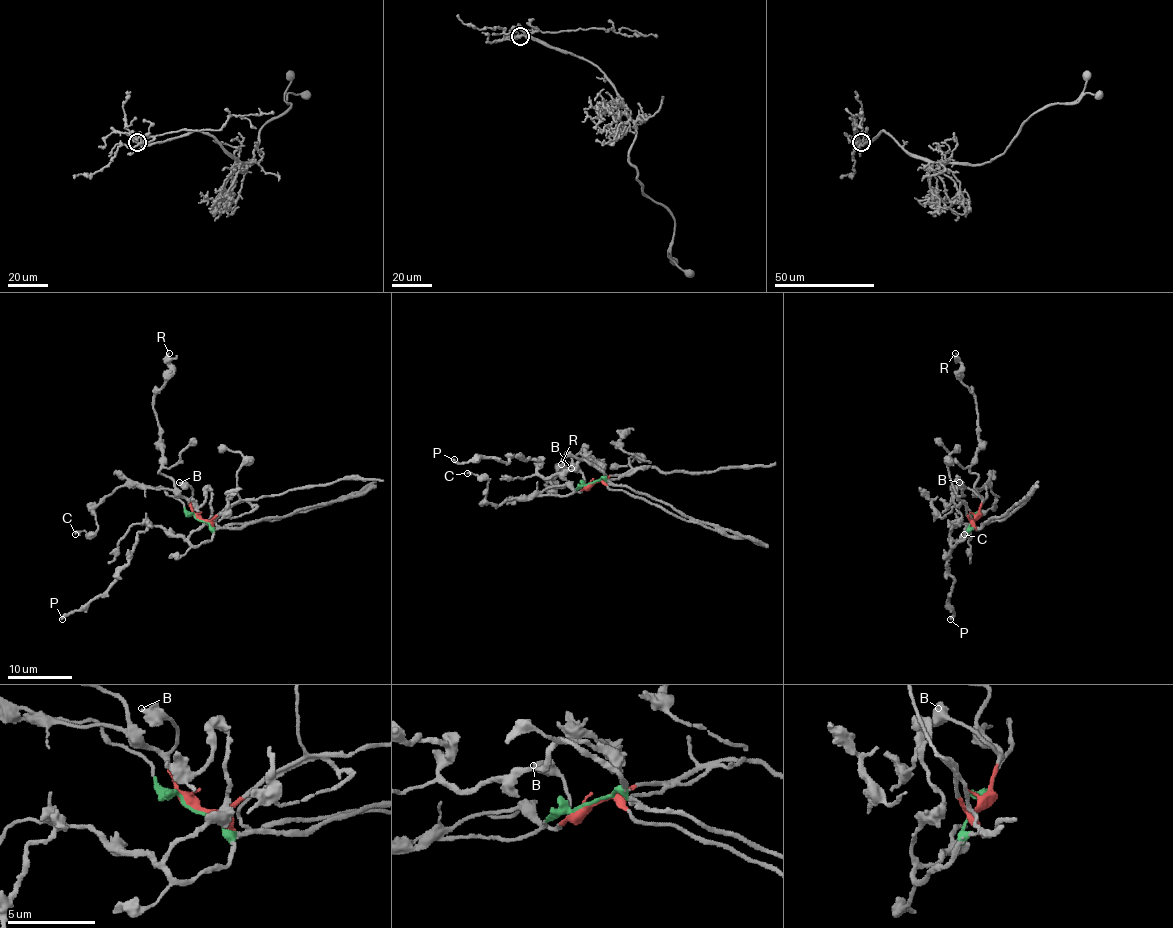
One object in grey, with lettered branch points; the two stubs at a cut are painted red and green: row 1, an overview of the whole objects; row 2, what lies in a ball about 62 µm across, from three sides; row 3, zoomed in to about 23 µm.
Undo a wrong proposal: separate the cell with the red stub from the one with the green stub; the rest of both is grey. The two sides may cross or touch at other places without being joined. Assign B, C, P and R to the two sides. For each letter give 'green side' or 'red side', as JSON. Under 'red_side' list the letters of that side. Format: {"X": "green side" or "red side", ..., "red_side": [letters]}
{"B": "red side", "C": "red side", "P": "green side", "R": "red side", "red_side": ["B", "C", "R"]}

